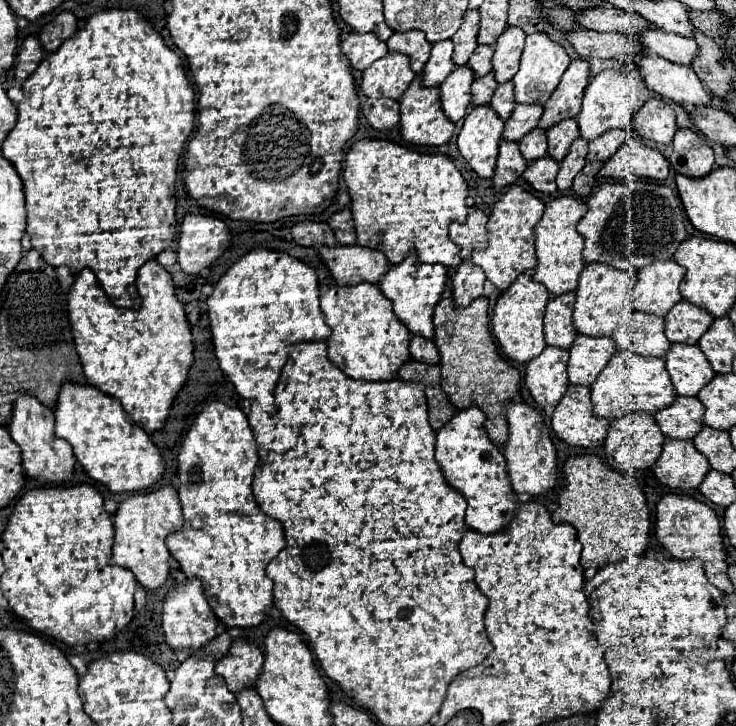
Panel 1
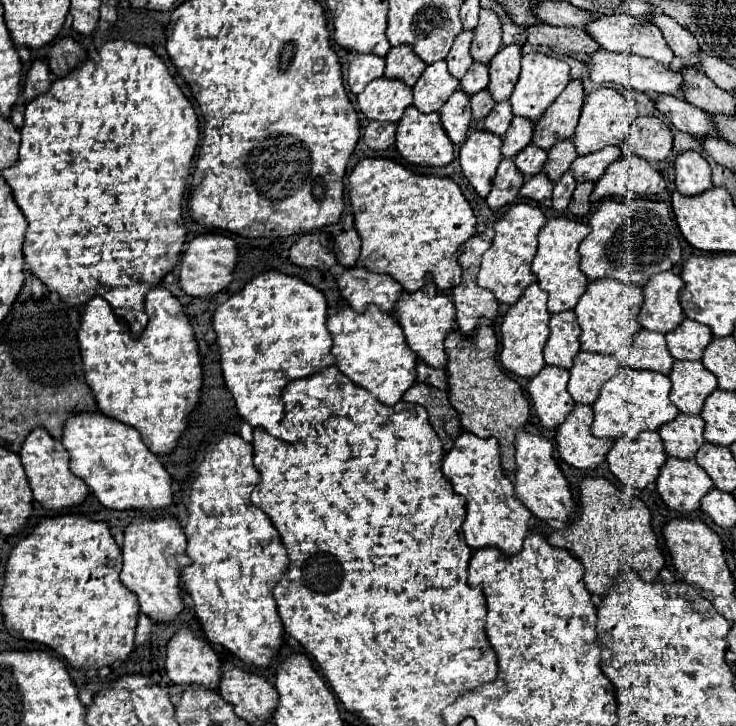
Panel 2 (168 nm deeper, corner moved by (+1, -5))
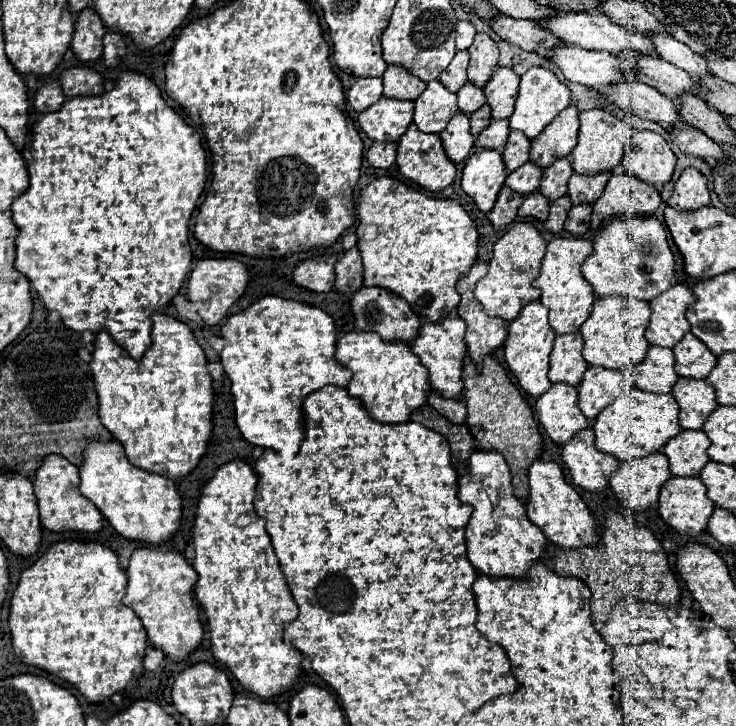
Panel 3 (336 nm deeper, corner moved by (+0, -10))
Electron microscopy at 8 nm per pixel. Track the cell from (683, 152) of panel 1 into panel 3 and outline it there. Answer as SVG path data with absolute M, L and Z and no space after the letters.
M686 168L676 182L668 204L678 210L698 210L702 206L708 206L710 190L706 176L696 168Z

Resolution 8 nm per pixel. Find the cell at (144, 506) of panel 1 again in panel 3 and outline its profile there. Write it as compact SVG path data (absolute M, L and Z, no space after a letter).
M142 546L132 552L126 576L128 588L124 604L140 616L150 644L160 648L174 662L184 660L200 644L204 634L198 608L192 598L192 588L198 582L198 574L192 564L188 564L184 554L174 548Z

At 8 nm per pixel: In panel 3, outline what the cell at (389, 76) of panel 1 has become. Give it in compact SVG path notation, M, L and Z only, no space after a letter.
M382 96L376 104L358 116L358 122L370 140L396 142L412 122L412 114L414 104L410 100L394 100Z

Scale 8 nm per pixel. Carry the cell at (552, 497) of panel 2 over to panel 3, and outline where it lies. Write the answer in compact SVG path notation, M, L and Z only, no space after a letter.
M534 460L532 466L528 468L528 484L530 484L530 494L526 500L526 512L532 524L536 524L544 536L562 546L562 548L582 548L582 546L592 546L598 542L596 538L596 528L594 528L594 518L584 504L584 500L578 496L578 492L566 484L564 474L556 462L546 462L546 460Z

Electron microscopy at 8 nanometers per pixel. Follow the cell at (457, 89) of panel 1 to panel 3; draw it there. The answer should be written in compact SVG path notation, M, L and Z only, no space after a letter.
M458 112L448 126L440 132L440 138L444 142L444 150L452 162L462 162L468 158L472 146L474 146L474 136L470 132L470 120L464 112Z

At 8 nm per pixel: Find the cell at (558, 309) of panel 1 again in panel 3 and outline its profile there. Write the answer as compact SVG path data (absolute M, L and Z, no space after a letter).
M580 332L560 334L554 340L554 348L550 354L550 374L552 382L566 382L578 386L582 380L582 372L588 368L588 362L582 358L584 340Z

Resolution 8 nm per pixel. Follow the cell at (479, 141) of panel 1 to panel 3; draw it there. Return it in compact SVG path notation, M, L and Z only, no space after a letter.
M476 150L462 170L462 190L474 198L482 212L490 212L508 172L498 150Z

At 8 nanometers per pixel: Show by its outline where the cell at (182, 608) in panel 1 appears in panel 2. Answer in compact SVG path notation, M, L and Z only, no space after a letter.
M185 625L167 645L167 663L169 679L179 687L201 685L203 689L217 691L221 681L221 661L213 647L197 639Z

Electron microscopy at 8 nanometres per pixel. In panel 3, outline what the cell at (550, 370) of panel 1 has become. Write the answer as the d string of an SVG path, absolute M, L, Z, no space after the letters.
M556 382L536 400L538 422L560 446L566 444L578 430L588 426L588 420L582 416L576 404L576 394L578 392L574 386Z

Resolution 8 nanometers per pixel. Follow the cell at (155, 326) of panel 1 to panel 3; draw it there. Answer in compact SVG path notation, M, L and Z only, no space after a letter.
M154 312L152 322L154 342L144 352L142 360L130 358L128 352L122 350L108 332L96 332L90 370L100 404L98 416L102 424L110 430L110 434L122 442L132 464L148 472L164 474L168 478L180 478L196 468L198 460L206 454L206 444L212 432L212 378L206 370L208 360L204 356L204 350L198 346L192 330L184 322L164 312Z

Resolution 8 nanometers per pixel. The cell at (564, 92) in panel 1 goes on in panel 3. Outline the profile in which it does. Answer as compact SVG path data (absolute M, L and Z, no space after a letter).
M568 104L564 112L560 112L542 134L532 140L530 160L540 168L546 168L550 162L568 156L578 140L578 108L576 104Z

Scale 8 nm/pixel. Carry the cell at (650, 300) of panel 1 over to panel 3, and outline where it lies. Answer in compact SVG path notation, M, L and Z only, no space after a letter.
M674 284L654 300L650 300L652 316L646 328L646 340L650 344L672 348L688 330L686 308L694 302L694 294L684 284Z

